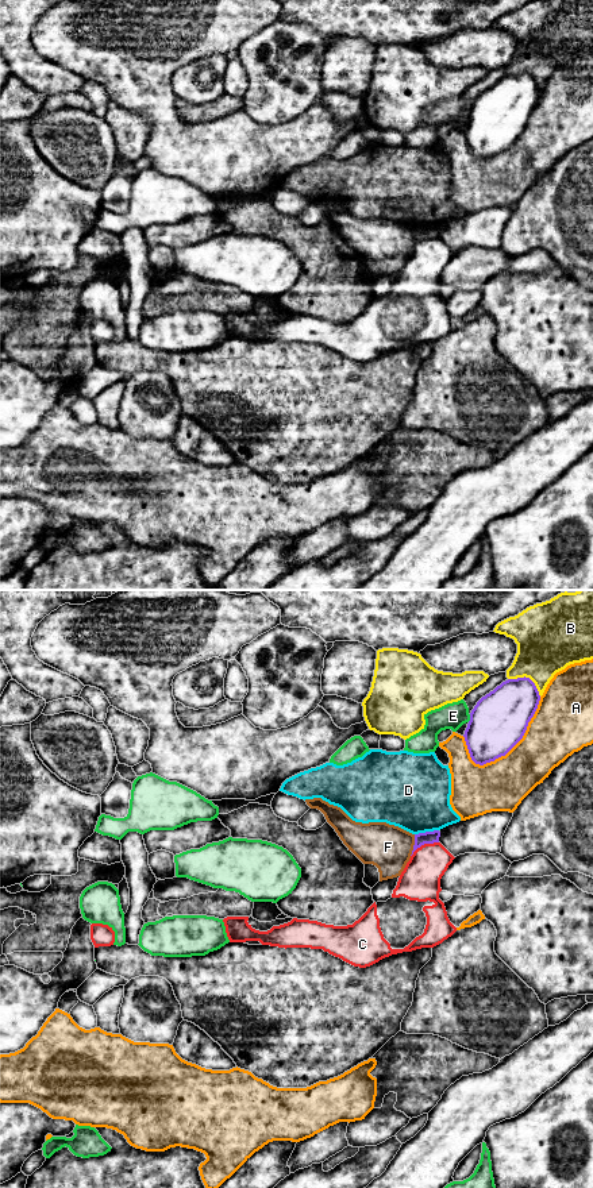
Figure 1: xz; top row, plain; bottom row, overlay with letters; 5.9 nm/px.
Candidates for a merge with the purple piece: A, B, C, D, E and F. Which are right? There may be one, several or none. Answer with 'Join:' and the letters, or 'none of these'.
Join: none of these

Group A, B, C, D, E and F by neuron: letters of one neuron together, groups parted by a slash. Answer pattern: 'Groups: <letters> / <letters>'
Groups: A / B / C / D / E F

